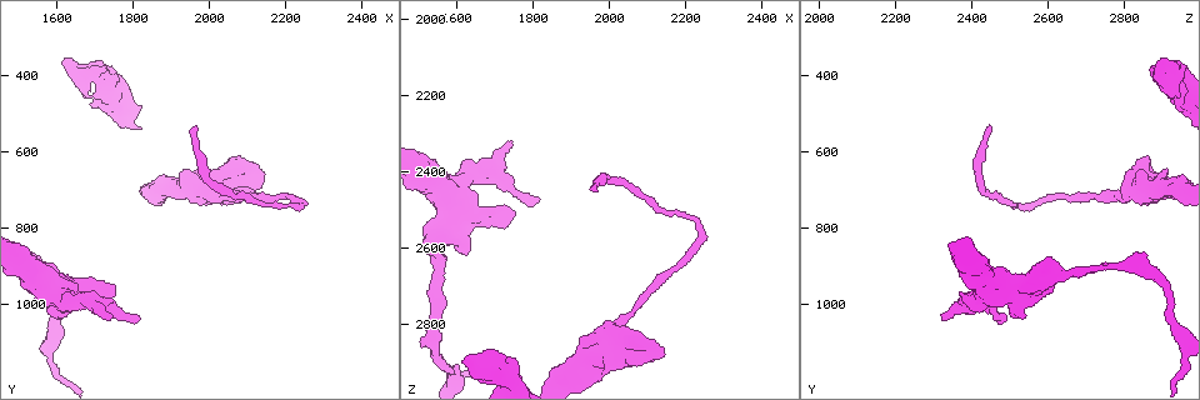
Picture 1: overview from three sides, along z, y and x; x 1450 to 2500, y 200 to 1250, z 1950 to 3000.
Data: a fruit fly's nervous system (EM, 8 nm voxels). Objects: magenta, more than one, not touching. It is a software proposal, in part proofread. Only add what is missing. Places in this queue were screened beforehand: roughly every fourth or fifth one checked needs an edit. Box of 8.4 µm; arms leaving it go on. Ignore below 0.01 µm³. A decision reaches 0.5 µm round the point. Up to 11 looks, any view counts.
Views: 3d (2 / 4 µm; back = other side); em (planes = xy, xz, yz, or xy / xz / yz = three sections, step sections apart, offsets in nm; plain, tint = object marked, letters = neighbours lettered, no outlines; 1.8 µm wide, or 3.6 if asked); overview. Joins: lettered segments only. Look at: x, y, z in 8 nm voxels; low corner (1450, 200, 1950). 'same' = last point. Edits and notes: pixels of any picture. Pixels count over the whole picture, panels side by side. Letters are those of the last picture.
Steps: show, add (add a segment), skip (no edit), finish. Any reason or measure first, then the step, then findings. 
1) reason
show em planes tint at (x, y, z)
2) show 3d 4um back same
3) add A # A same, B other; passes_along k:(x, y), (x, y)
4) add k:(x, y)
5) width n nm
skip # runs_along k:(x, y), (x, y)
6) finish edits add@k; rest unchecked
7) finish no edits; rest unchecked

tapers out
show em xy step 8 letters at (1965, 530, 2450)

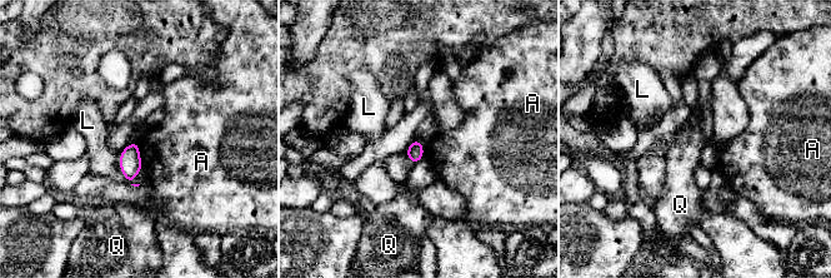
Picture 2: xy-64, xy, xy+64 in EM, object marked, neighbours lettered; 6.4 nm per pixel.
skip # A other, L other, Q other; border 2:(405, 150), (413, 165); no lettered segment goes on from it

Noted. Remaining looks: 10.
free end
show em xy step 4 tint at (2090, 615, 2865)

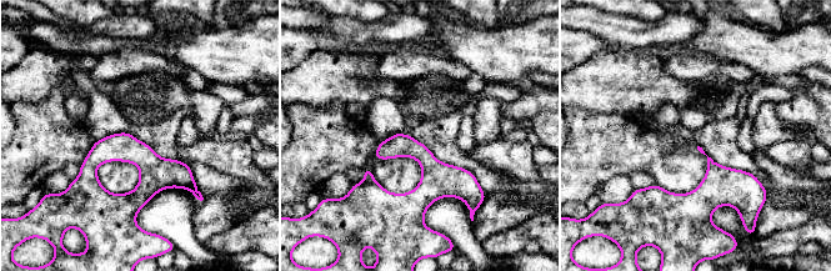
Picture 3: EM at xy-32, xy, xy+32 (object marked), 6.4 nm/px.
show em planes tint same

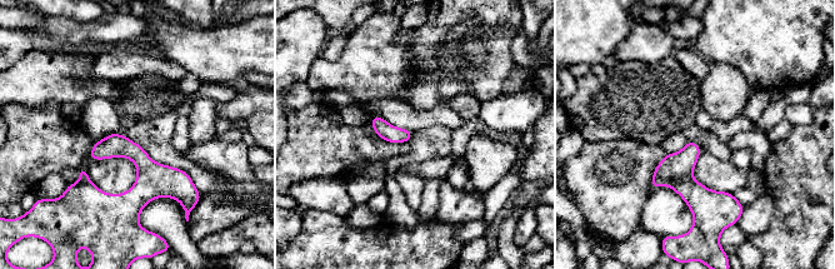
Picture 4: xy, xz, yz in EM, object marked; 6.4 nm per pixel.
show em planes letters same

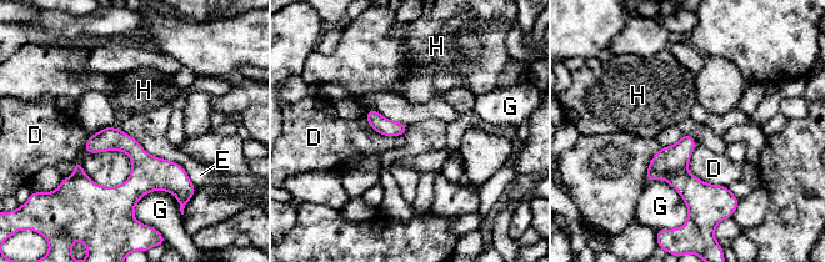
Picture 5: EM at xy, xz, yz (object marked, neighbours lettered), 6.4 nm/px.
skip # D other, E other, G other, H other; border 5:(96, 131), (116, 187); none of them fits

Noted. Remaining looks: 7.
thick end
show em yz step 8 letters at (1625, 945, 2615)

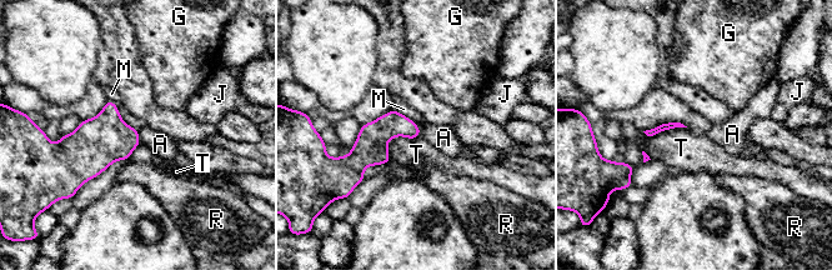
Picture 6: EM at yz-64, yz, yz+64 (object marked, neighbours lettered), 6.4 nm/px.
another direction
show em planes letters same

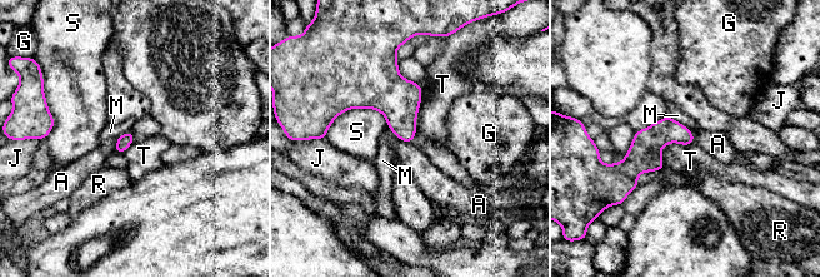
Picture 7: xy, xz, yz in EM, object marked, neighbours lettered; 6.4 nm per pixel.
skip # A other, G other, J other, M other, R other, S other, T other; border 7:(396, 138), (411, 143); none of them fits

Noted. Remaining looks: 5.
free end
show 3d 2um at (1740, 1035, 2330)

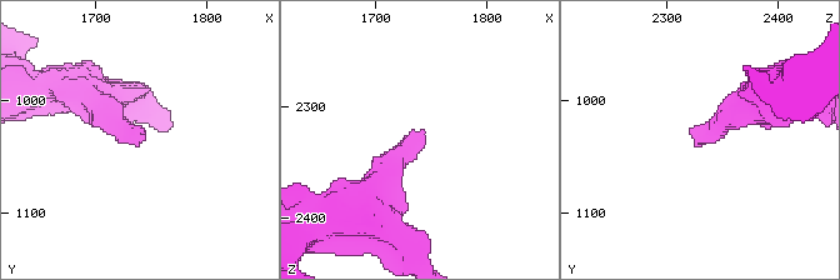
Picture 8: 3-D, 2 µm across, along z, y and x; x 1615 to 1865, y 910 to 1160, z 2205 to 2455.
show em planes letters at (1746, 1032, 2328)

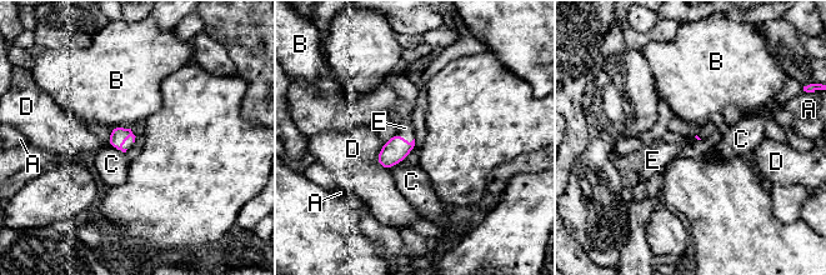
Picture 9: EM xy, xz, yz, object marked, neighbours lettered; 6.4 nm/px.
add E # A other, B other, C other, D other, E same; passes_along 9:(119, 134), (124, 141), (128, 143); it goes on there

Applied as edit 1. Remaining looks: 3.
finish edits add@9; rest unchecked

